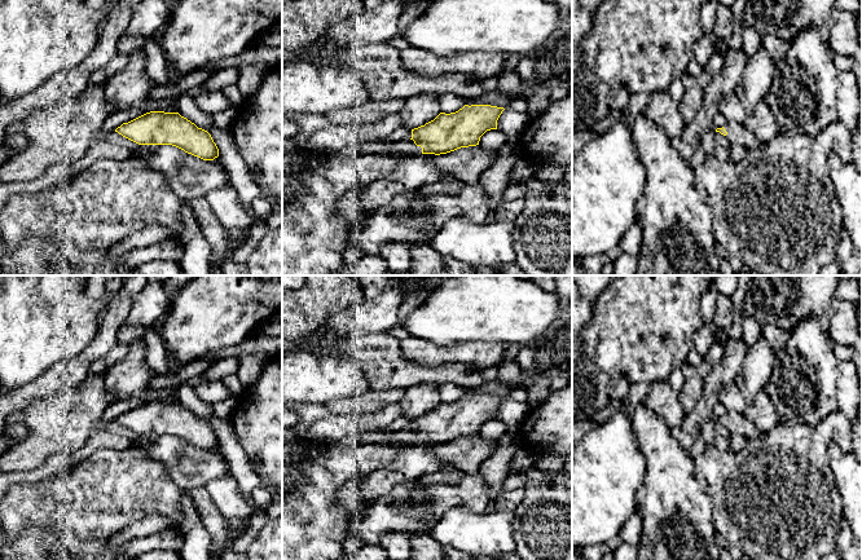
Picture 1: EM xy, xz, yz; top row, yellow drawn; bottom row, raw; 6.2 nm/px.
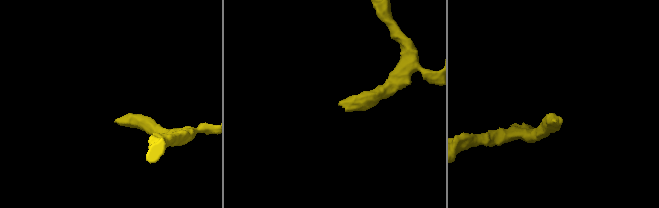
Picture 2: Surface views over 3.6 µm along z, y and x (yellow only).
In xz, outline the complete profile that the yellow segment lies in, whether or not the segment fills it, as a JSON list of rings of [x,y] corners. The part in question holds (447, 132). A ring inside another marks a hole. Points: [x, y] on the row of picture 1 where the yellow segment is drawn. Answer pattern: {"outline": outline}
{"outline": [[[465,105],[456,113],[440,113],[434,120],[412,129],[410,140],[392,142],[388,155],[399,160],[476,146],[487,131],[497,129],[497,120],[503,110],[491,105]]]}

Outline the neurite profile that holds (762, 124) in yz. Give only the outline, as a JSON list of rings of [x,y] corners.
[[[765,101],[757,103],[755,111],[747,115],[743,125],[760,141],[769,142],[775,138],[782,128]]]

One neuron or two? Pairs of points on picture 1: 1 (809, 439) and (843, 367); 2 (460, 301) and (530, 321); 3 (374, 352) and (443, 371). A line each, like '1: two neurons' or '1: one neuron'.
1: one neuron
2: one neuron
3: one neuron

